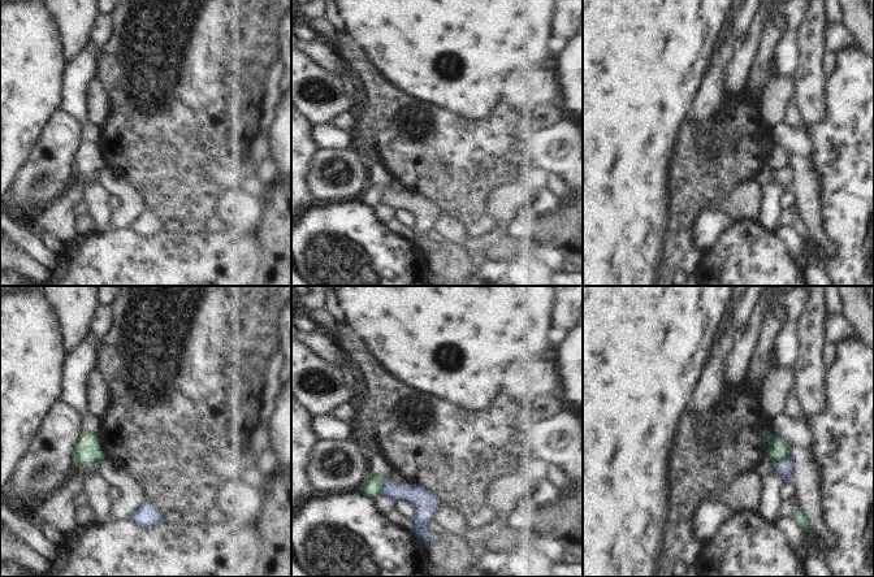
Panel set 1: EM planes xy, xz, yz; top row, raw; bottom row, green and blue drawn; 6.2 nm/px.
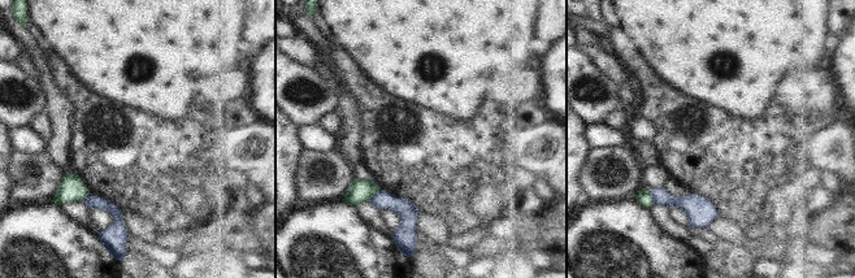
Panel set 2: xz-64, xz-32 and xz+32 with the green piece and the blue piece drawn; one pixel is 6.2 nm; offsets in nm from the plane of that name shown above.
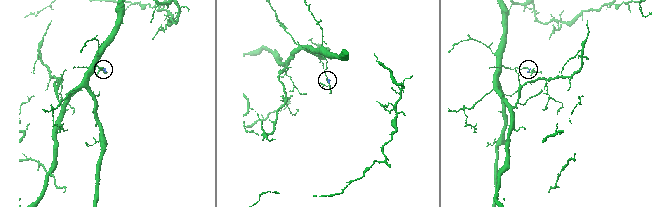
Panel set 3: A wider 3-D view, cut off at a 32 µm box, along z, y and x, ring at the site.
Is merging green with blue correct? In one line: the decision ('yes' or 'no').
no

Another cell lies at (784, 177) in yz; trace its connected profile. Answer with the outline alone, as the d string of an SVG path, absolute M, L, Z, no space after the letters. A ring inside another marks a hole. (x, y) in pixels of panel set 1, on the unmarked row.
M788 165L787 168L774 173L775 178L776 178L776 183L789 188L795 181L795 173L791 165Z

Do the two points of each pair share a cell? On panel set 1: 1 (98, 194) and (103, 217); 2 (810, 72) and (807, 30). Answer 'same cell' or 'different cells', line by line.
1: same cell
2: same cell

